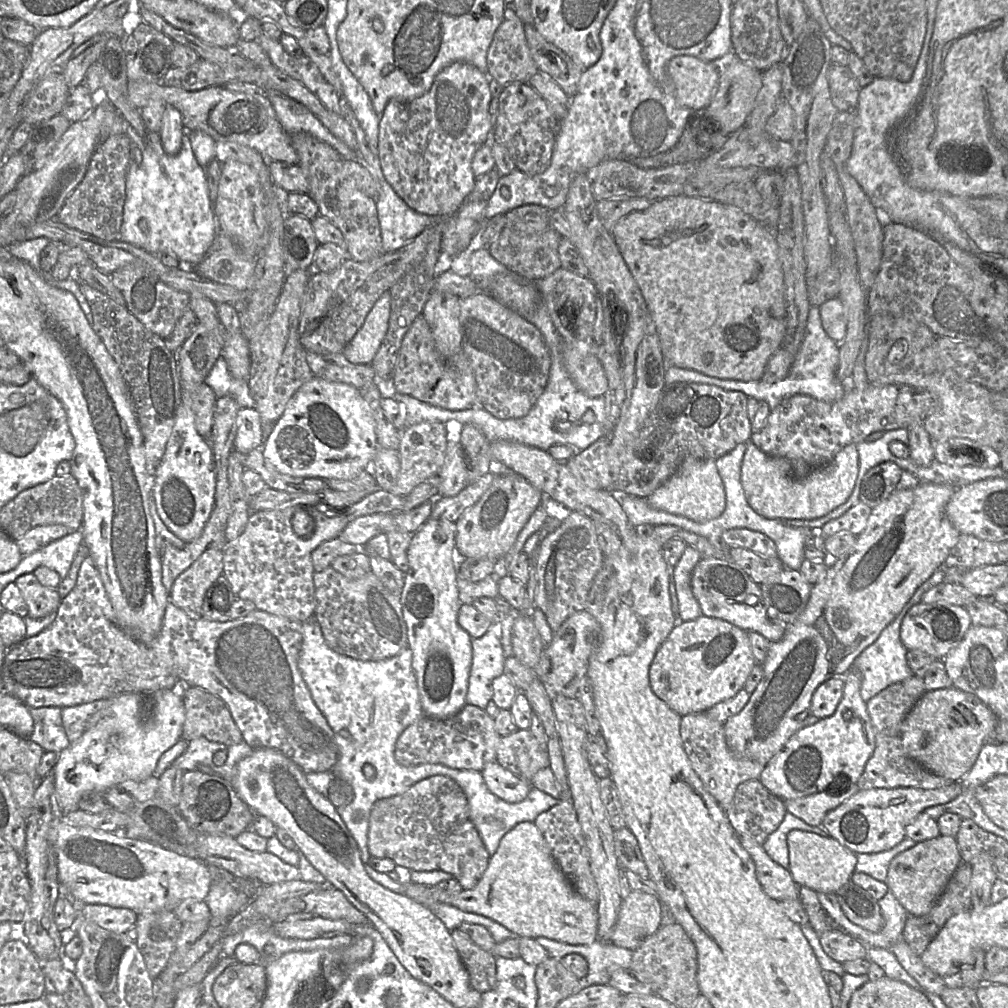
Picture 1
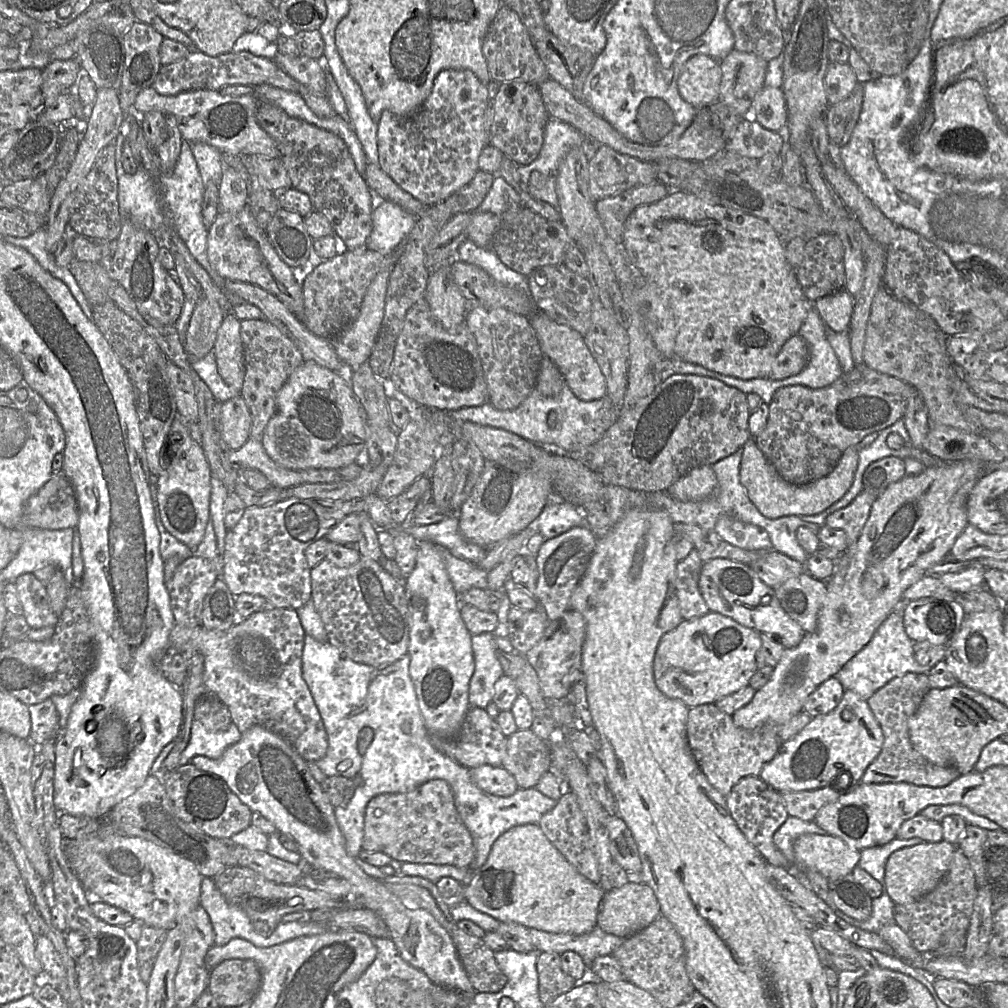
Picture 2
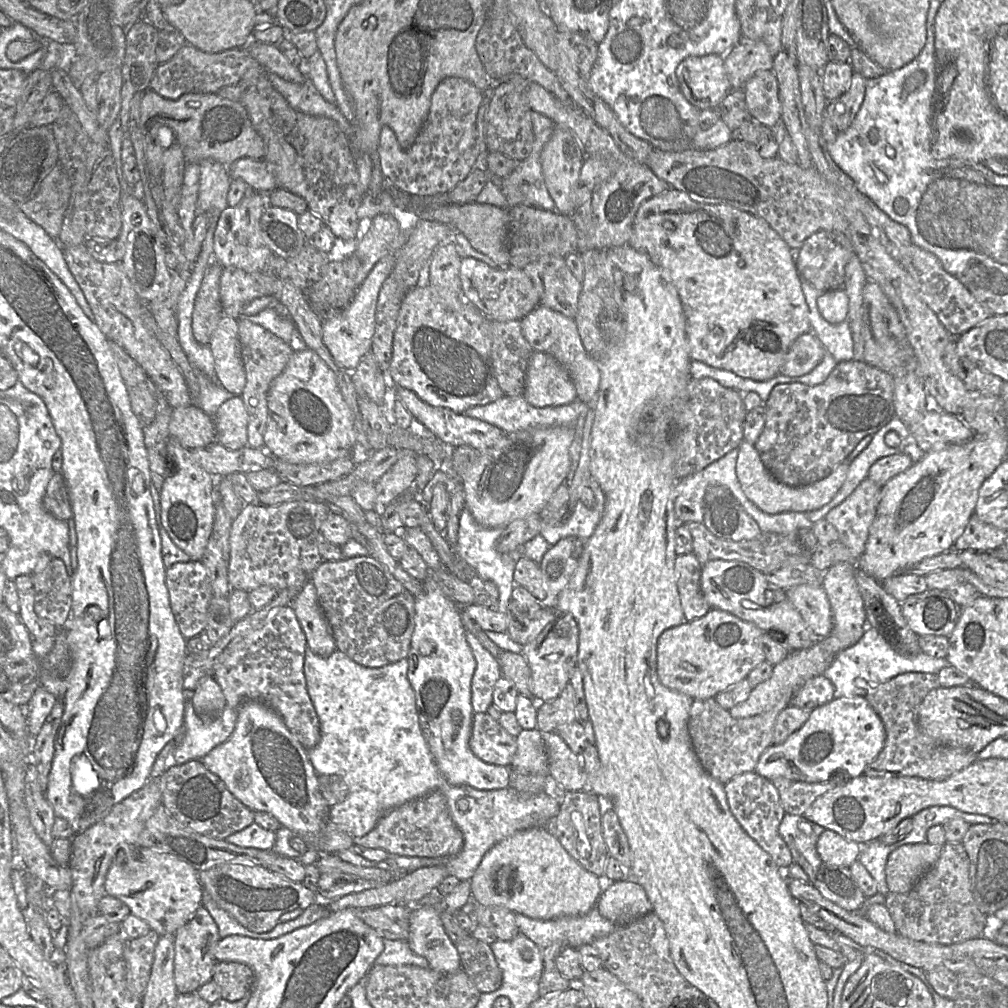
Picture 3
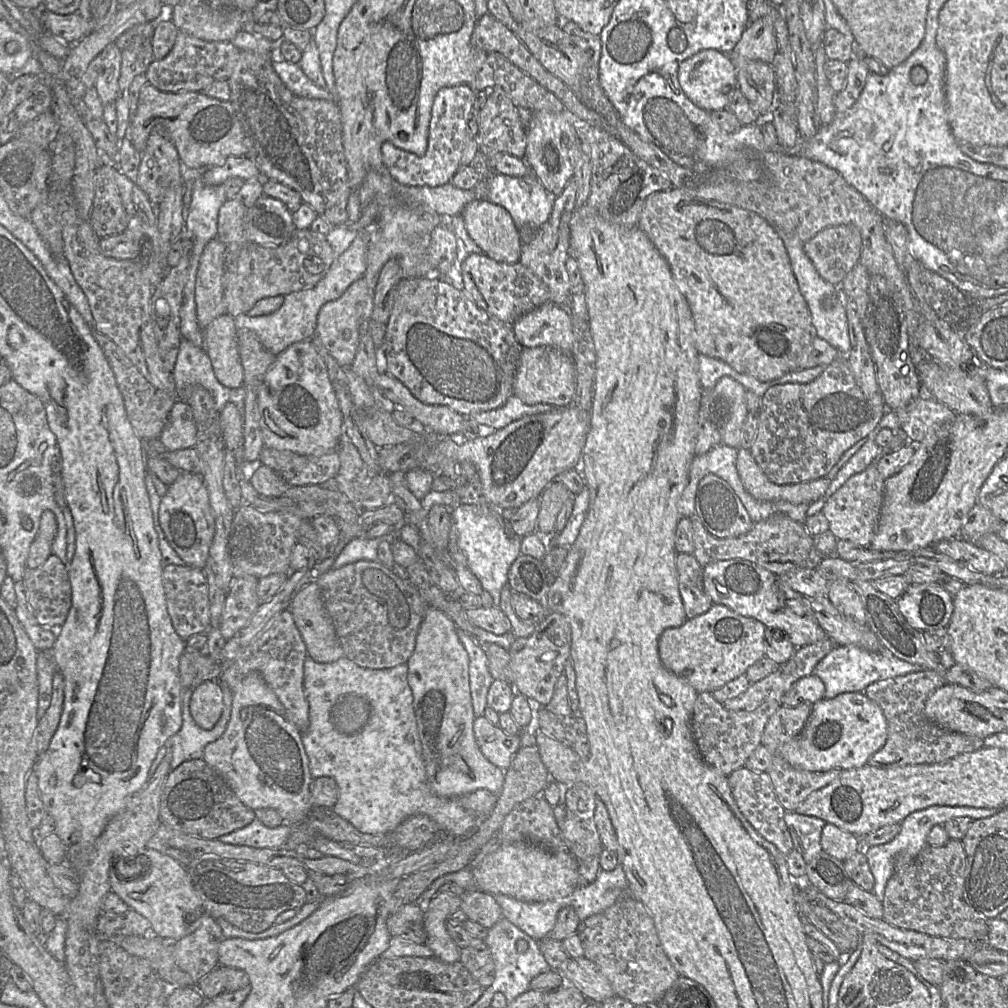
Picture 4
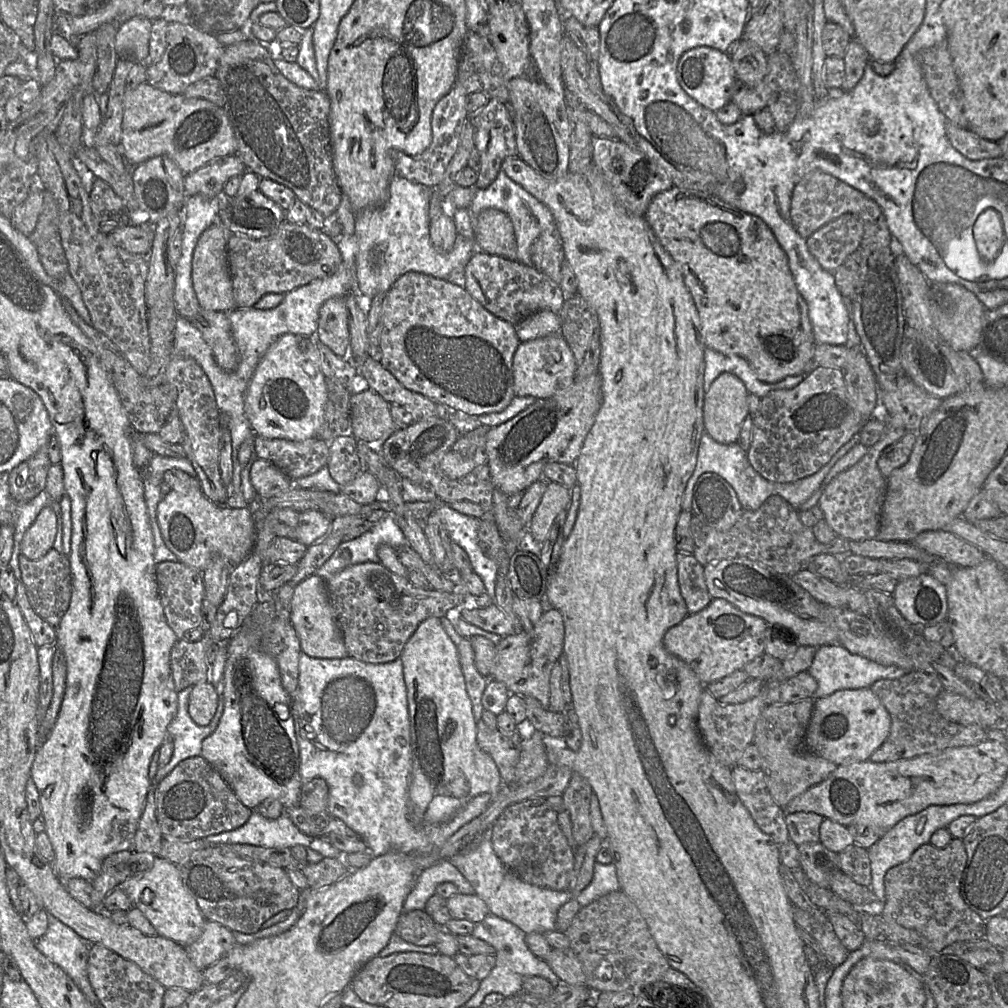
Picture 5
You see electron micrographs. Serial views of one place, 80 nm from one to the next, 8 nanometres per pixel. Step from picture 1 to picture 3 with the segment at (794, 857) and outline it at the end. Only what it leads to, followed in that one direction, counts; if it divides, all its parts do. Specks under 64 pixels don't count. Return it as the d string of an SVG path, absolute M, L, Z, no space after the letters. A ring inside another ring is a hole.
M825 829L819 836L816 850L822 862L846 867L859 859L861 852L857 842L848 840L829 829Z

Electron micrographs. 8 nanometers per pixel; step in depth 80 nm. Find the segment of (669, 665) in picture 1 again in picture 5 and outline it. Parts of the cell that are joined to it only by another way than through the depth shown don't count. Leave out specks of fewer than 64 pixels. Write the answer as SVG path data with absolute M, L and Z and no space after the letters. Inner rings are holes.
M714 598L706 608L696 614L687 615L678 625L671 627L665 633L663 643L670 654L686 662L700 681L708 685L742 670L749 662L765 653L769 627L764 619L740 611L725 599Z

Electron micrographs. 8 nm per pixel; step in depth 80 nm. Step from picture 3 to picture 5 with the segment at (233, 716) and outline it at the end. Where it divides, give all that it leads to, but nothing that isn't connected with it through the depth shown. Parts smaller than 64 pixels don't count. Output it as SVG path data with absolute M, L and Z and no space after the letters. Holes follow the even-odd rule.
M193 686L178 692L178 706L174 719L168 727L168 734L174 743L171 760L159 767L154 783L159 784L183 760L200 756L203 740L217 728L224 710L224 696L218 696L218 707L212 721L207 726L197 725L189 715L188 702Z

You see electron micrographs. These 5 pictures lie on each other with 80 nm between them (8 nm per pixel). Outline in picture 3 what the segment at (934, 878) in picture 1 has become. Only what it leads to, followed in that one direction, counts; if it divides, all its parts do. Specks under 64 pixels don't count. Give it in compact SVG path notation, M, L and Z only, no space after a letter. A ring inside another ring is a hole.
M928 842L903 845L894 850L886 863L890 892L907 893L938 861L943 845Z

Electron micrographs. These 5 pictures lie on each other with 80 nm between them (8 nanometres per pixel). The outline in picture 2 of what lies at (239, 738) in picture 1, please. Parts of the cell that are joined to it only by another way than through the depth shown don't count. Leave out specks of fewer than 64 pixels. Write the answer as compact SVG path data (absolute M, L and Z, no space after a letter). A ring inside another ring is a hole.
M206 693L200 697L194 708L193 718L209 731L223 731L233 723L230 712L217 697Z

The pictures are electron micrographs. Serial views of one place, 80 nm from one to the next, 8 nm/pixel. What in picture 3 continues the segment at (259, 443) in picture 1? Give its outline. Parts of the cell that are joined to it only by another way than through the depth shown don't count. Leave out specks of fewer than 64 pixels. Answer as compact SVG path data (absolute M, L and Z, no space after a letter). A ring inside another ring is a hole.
M241 395L225 401L214 417L218 441L229 450L247 445L248 413Z

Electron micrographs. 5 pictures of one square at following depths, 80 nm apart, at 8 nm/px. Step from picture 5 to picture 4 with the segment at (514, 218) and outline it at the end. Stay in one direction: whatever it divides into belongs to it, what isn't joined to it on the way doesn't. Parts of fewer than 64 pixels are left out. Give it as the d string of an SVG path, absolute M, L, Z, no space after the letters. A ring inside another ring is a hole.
M493 173L488 179L486 201L506 209L512 216L514 224L520 232L522 227L530 231L538 231L549 219L554 206L554 198L537 178L535 188L529 188L530 182L517 181L508 175Z

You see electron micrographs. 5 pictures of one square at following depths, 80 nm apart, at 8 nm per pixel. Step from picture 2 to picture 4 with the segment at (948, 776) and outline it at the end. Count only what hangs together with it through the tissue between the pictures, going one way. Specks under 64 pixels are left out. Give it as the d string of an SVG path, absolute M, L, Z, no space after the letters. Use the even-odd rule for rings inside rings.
M921 670L874 682L865 689L866 696L883 710L888 724L886 743L872 755L868 761L869 765L891 768L902 765L942 763L984 746L984 739L943 728L931 722L925 715L927 699L945 684L946 681L940 672Z

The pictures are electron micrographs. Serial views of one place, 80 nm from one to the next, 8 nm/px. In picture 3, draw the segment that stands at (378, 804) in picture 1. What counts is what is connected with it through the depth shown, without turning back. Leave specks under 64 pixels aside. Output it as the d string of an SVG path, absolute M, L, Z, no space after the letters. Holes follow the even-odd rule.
M439 791L430 792L388 811L376 826L354 844L366 849L383 849L391 856L448 858L460 853L463 835L450 815L447 800Z

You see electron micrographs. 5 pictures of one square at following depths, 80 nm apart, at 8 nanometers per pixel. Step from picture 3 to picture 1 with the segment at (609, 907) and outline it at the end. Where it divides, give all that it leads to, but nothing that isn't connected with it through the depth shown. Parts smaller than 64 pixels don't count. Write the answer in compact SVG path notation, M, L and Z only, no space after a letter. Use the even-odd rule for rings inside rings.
M632 890L621 902L611 942L618 947L636 950L661 926L663 907L658 896Z

